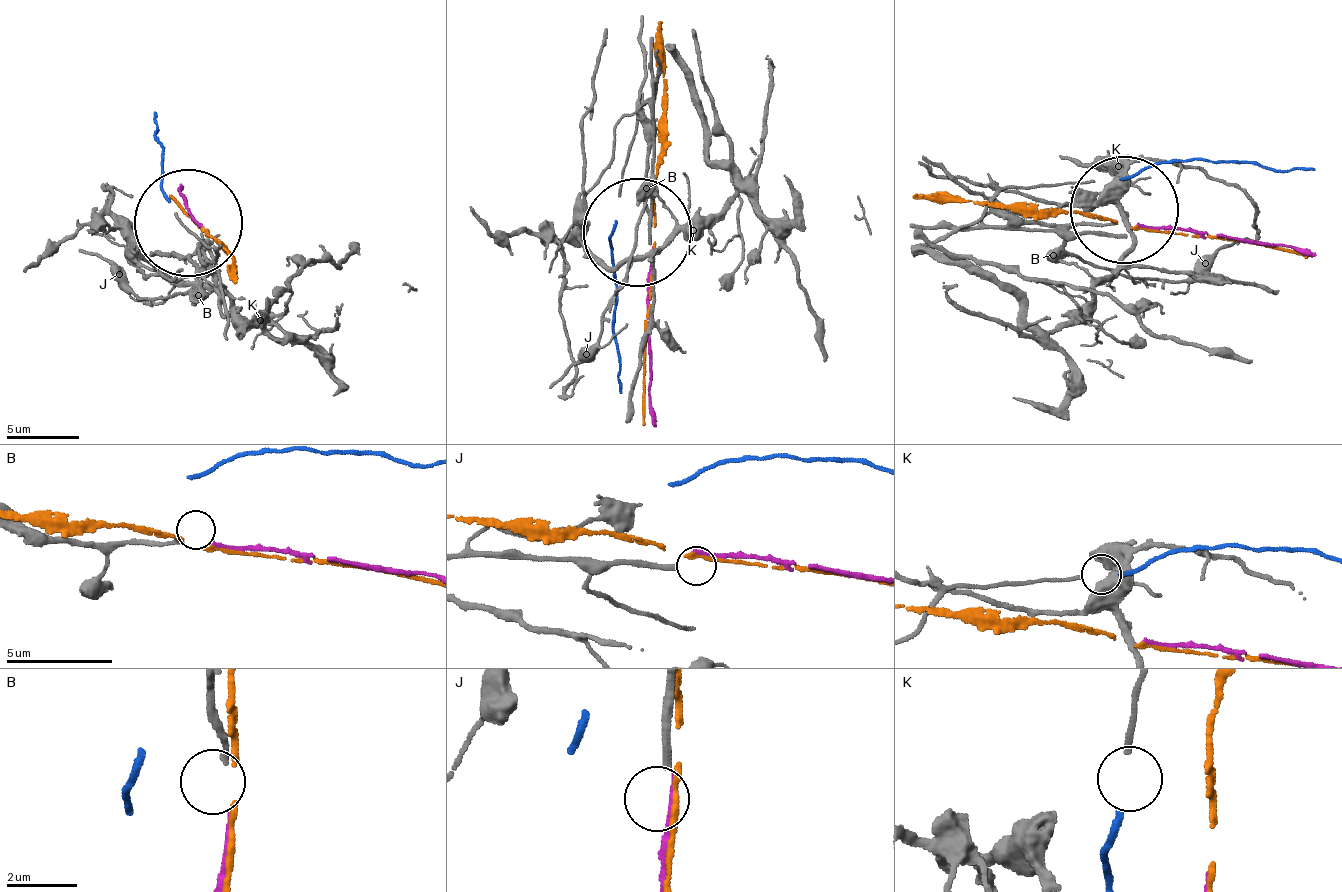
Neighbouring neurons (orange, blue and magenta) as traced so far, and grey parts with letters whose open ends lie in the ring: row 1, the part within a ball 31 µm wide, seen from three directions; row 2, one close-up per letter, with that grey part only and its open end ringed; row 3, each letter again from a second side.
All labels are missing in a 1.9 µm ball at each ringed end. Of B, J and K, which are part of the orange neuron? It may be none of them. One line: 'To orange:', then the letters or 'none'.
To orange: none

